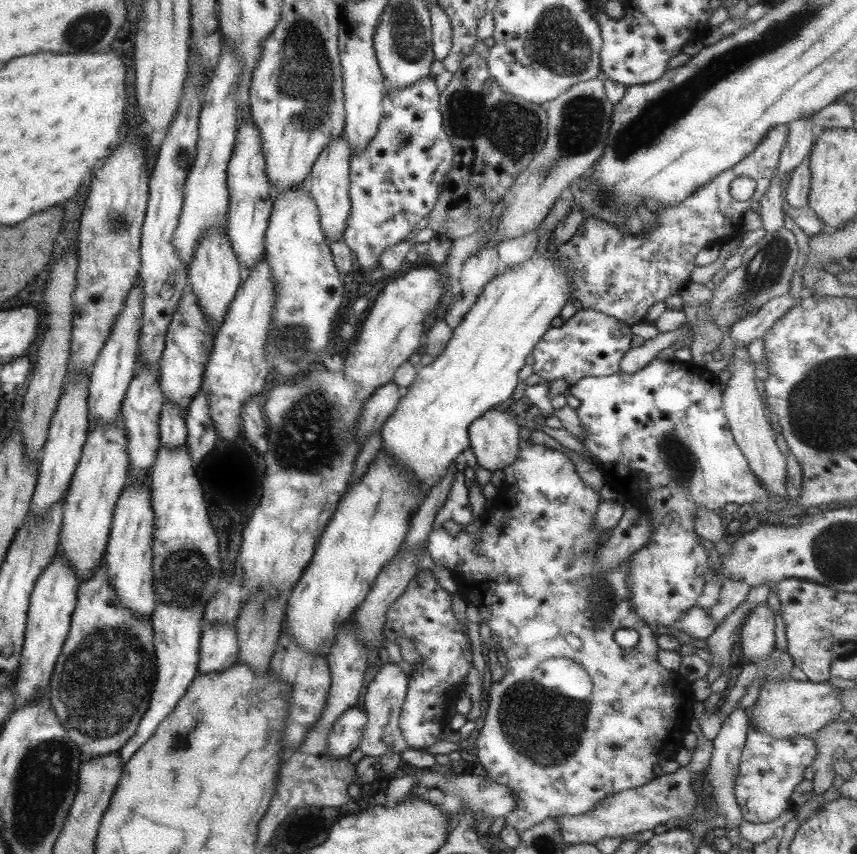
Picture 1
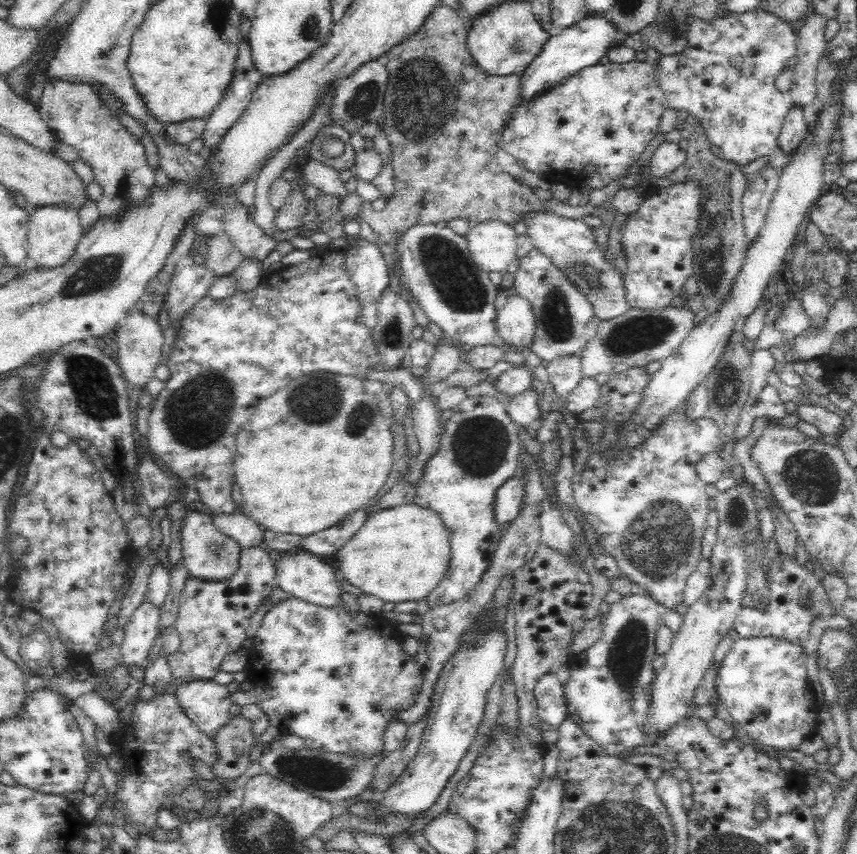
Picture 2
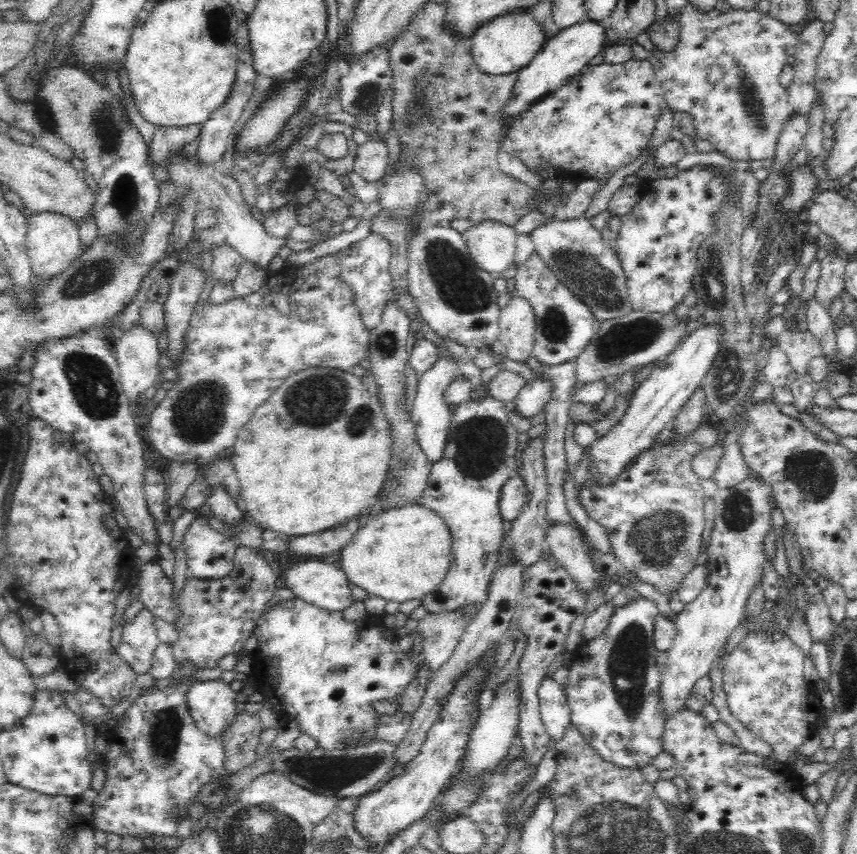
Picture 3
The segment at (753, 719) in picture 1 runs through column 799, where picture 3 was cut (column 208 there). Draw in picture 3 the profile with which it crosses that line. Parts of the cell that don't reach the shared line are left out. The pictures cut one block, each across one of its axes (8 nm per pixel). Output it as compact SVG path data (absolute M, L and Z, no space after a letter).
M220 679L194 681L186 691L186 705L199 730L217 740L236 716L236 692Z

